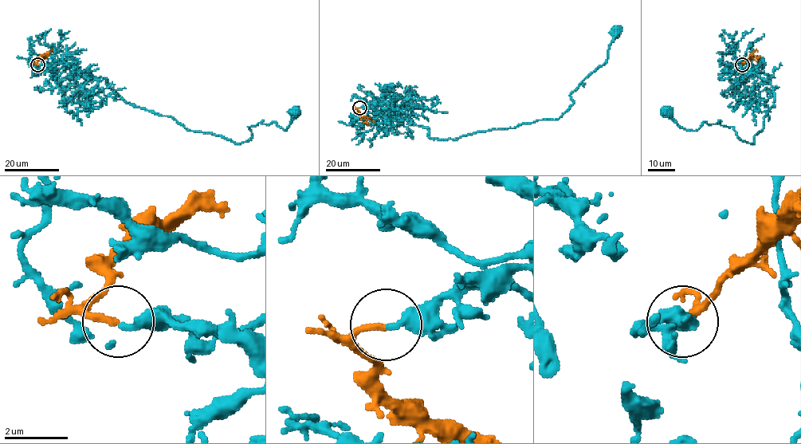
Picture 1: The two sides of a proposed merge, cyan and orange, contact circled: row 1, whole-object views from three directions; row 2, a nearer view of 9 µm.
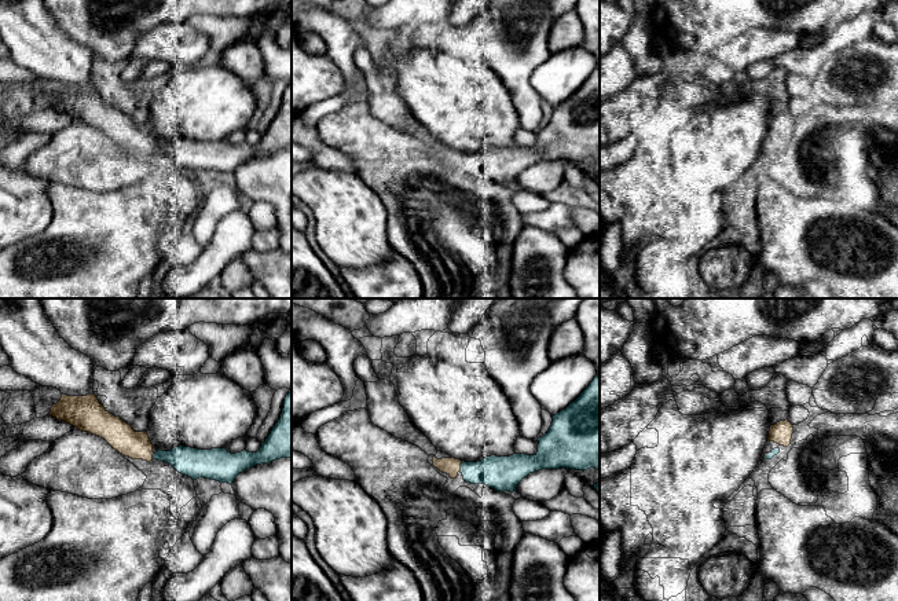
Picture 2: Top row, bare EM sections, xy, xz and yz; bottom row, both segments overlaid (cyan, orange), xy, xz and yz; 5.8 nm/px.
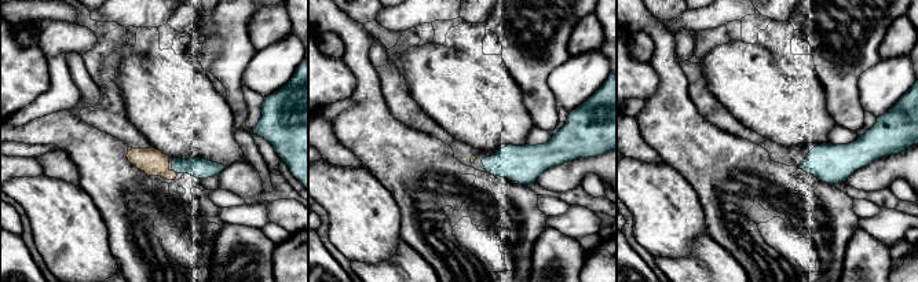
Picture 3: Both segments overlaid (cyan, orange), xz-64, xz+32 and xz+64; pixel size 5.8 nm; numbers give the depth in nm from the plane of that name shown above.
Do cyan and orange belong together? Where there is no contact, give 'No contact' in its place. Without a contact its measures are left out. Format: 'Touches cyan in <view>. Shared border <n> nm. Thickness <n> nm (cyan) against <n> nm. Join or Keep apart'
Touches cyan in xz. Shared border 60 nm. Thickness 200 nm (cyan) against 100 nm. Join

